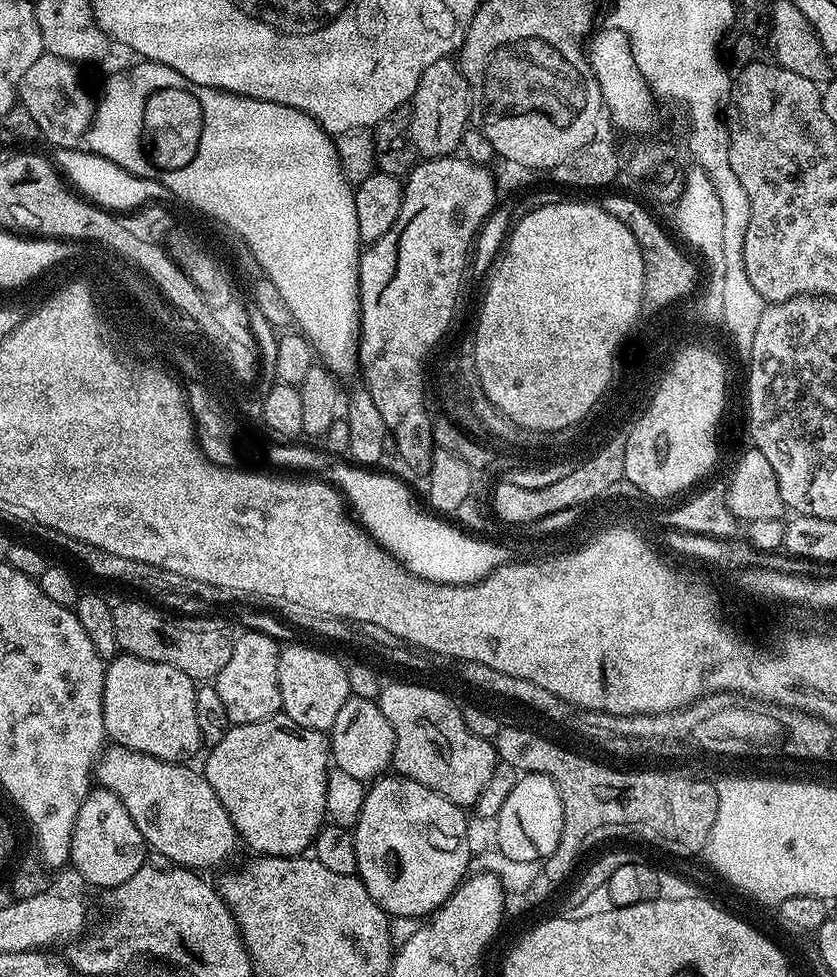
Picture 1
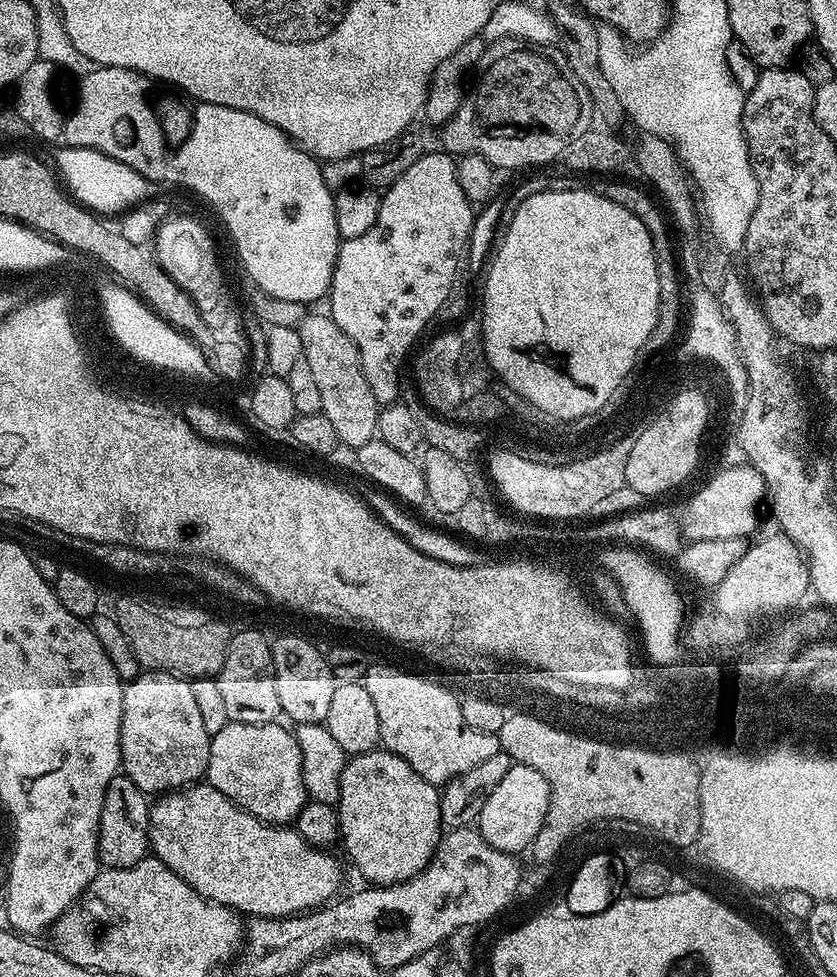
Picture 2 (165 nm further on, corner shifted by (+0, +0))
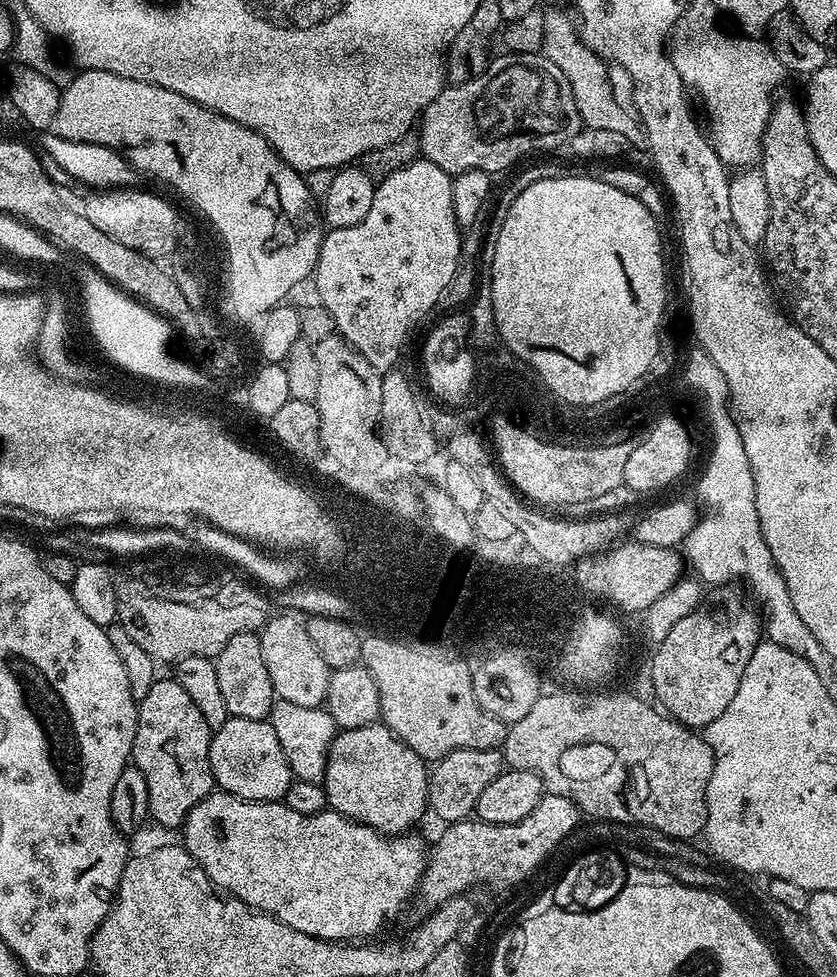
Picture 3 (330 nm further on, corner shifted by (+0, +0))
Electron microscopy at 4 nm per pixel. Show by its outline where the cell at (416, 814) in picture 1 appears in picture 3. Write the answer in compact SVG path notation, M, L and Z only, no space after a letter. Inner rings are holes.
M383 722L337 731L328 751L323 782L328 808L385 834L407 833L415 829L412 827L428 812L428 773L425 761L414 754L410 746L403 744Z

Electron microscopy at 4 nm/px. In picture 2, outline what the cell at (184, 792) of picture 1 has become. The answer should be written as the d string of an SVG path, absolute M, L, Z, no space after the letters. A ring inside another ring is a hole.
M207 782L157 800L148 809L151 851L205 900L225 904L248 918L283 918L323 908L337 899L339 862L331 851L307 844L295 827L259 820Z

